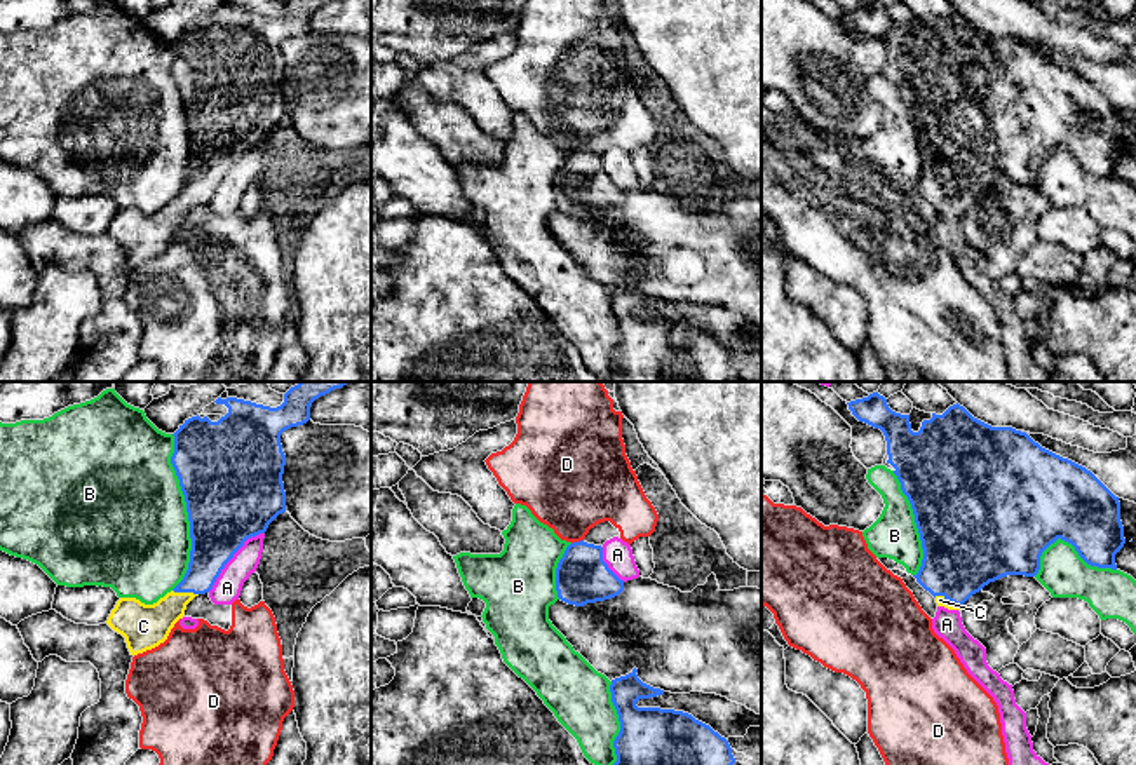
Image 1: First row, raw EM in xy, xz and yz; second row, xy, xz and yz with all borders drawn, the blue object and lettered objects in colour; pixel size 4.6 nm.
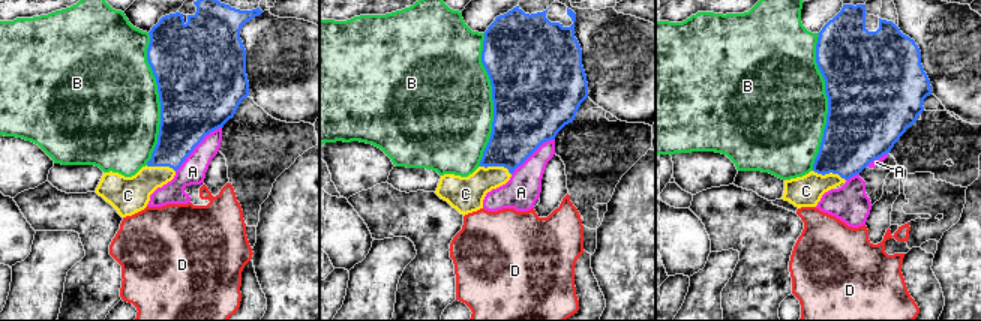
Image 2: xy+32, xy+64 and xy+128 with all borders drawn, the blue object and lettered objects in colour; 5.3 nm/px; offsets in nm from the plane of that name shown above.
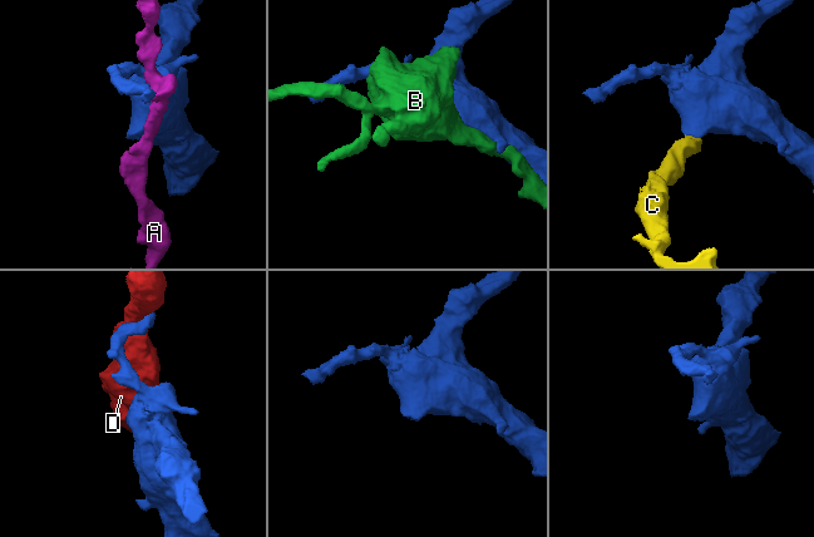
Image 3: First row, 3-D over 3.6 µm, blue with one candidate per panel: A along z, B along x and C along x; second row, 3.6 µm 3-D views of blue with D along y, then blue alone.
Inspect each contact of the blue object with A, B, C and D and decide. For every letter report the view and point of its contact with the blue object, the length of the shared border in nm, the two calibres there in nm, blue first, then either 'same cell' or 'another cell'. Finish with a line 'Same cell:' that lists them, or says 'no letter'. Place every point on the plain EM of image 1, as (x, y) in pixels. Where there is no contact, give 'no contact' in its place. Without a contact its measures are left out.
A: xy (232, 166) | 380 nm | 380/130 nm | another cell
B: xy (187, 121) | 700 nm | 460/500 nm | another cell
C: yz (946, 208) | 130 nm | 400/50 nm | same cell
D: xz (577, 152) | 60 nm | 240/400 nm | another cell
Same cell: C

